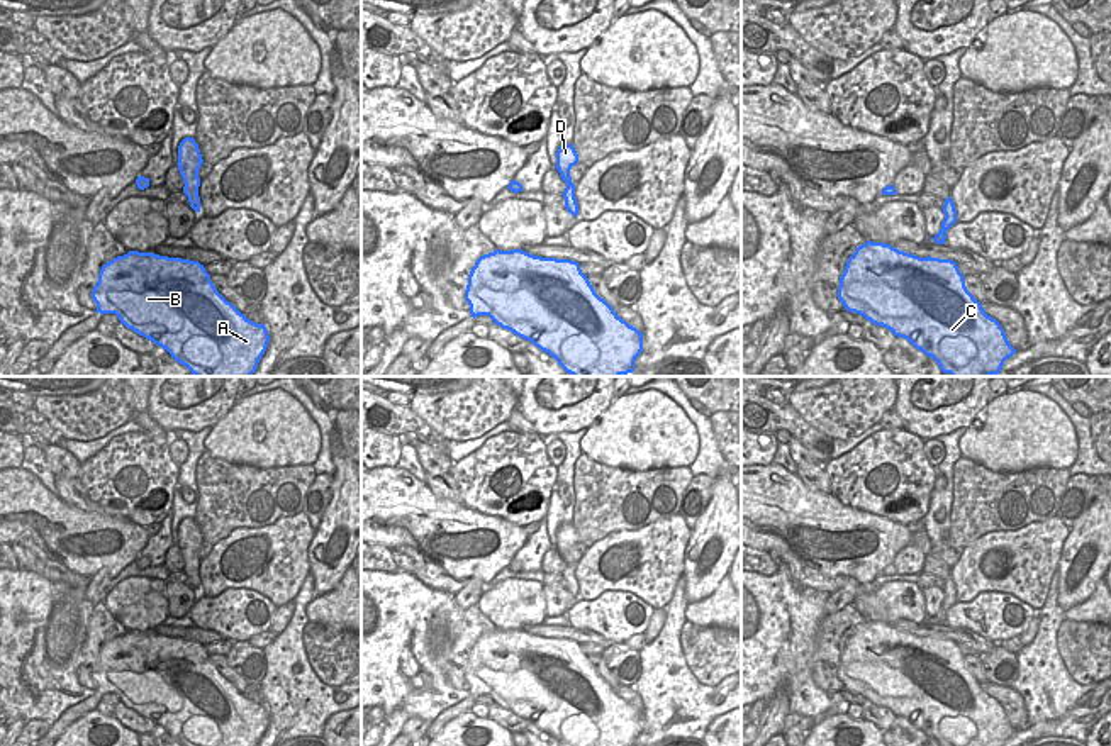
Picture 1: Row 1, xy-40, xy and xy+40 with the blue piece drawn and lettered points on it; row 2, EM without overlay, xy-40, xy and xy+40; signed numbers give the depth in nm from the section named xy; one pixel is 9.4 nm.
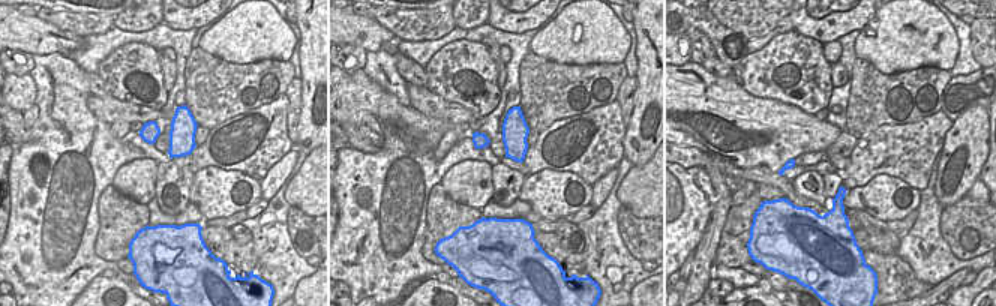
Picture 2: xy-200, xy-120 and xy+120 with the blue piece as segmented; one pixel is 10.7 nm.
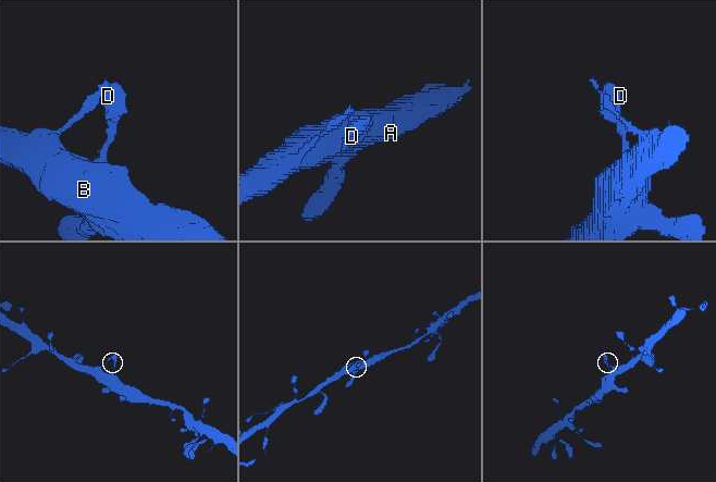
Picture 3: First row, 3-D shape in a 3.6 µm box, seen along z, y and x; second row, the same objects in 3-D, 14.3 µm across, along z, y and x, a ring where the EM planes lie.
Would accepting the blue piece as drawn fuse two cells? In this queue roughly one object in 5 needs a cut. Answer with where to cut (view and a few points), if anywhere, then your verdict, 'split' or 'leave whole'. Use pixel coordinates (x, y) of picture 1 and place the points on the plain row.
cut none; leave whole

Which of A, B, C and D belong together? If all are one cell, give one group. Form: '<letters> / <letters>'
A B C D

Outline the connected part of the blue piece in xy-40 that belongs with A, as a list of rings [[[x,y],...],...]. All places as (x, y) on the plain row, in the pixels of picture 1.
[[[129,631],[102,646],[92,678],[95,692],[115,693],[120,704],[166,729],[183,746],[258,746],[270,722],[265,704],[249,700],[227,682],[198,641]]]

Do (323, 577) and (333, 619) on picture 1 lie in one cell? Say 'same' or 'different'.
different

